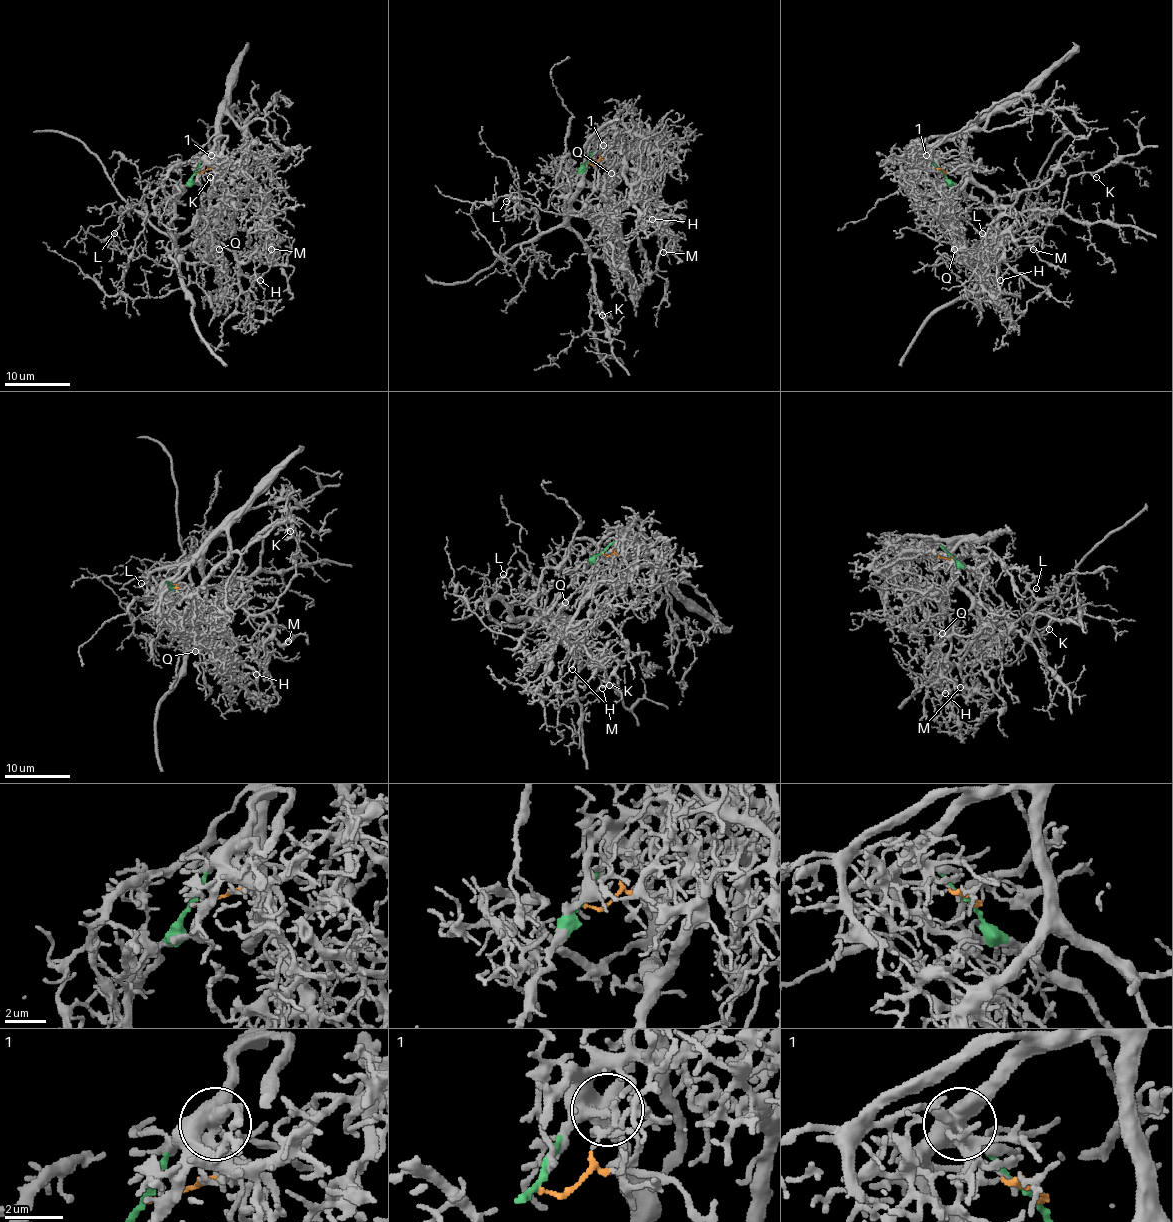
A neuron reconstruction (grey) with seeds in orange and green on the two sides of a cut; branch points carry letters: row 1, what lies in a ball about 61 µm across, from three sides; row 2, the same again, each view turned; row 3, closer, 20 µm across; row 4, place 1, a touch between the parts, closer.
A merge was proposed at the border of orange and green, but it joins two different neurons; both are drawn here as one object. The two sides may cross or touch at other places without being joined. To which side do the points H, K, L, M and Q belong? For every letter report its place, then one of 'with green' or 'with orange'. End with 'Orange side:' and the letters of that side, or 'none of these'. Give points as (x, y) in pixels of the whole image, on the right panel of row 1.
H: (1000, 280) | with orange
K: (1096, 177) | with green
L: (982, 233) | with green
M: (1033, 249) | with orange
Q: (954, 249) | with orange
Orange side: H, M, Q

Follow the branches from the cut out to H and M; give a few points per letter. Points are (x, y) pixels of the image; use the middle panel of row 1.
H: (588, 163), (596, 161), (618, 133), (624, 140), (618, 150), (624, 156), (629, 188), (647, 203), (652, 219)
M: (588, 163), (603, 145), (606, 209), (644, 214), (659, 234), (669, 229), (664, 252)

